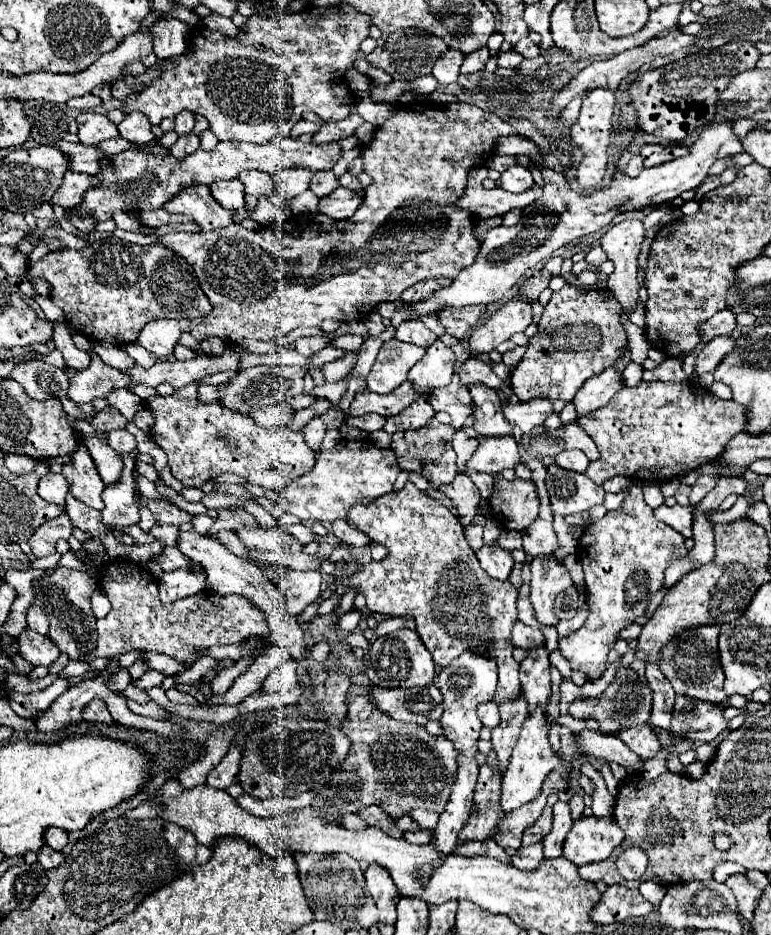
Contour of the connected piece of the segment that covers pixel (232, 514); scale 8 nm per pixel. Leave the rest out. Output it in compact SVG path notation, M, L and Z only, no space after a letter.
M220 509L218 511L218 519L214 521L210 535L216 535L220 529L230 529L236 531L240 527L258 527L258 521L254 519L254 515L250 515L248 511L234 511L234 509Z

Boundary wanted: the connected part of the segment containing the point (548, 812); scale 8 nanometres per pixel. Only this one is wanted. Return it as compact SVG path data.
M546 807L546 809L542 811L542 815L538 817L538 821L536 821L532 827L528 827L528 829L524 831L522 847L542 841L542 839L548 835L550 827L552 827L552 809L550 809L550 807Z

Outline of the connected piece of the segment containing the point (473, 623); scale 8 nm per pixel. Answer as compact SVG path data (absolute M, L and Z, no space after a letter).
M406 483L400 491L390 491L380 499L374 499L368 505L354 505L348 509L348 523L360 531L364 531L372 541L380 543L388 549L386 559L376 561L374 565L358 567L356 573L348 577L346 583L336 583L336 591L330 599L322 601L318 607L318 615L328 615L336 607L338 599L348 591L356 589L360 595L366 597L366 607L372 613L380 613L386 617L412 617L416 621L416 631L424 641L426 649L432 653L436 665L446 667L452 659L462 655L464 651L472 651L476 655L488 655L496 661L498 667L498 689L494 695L494 703L502 705L516 697L520 697L520 683L518 683L518 661L512 657L512 641L510 629L516 621L516 597L518 591L512 587L510 581L498 581L488 577L486 571L480 567L472 547L464 537L464 525L460 517L450 513L448 507L432 499L426 491L420 491L414 483Z

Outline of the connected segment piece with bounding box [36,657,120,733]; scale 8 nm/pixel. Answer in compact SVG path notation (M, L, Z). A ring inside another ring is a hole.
M112 657L110 663L100 671L98 677L94 677L92 681L80 681L80 683L72 685L36 721L38 731L58 733L60 729L80 723L80 711L84 709L84 705L88 701L92 701L94 697L102 697L102 699L110 697L110 689L106 683L118 669L120 669L118 657Z

